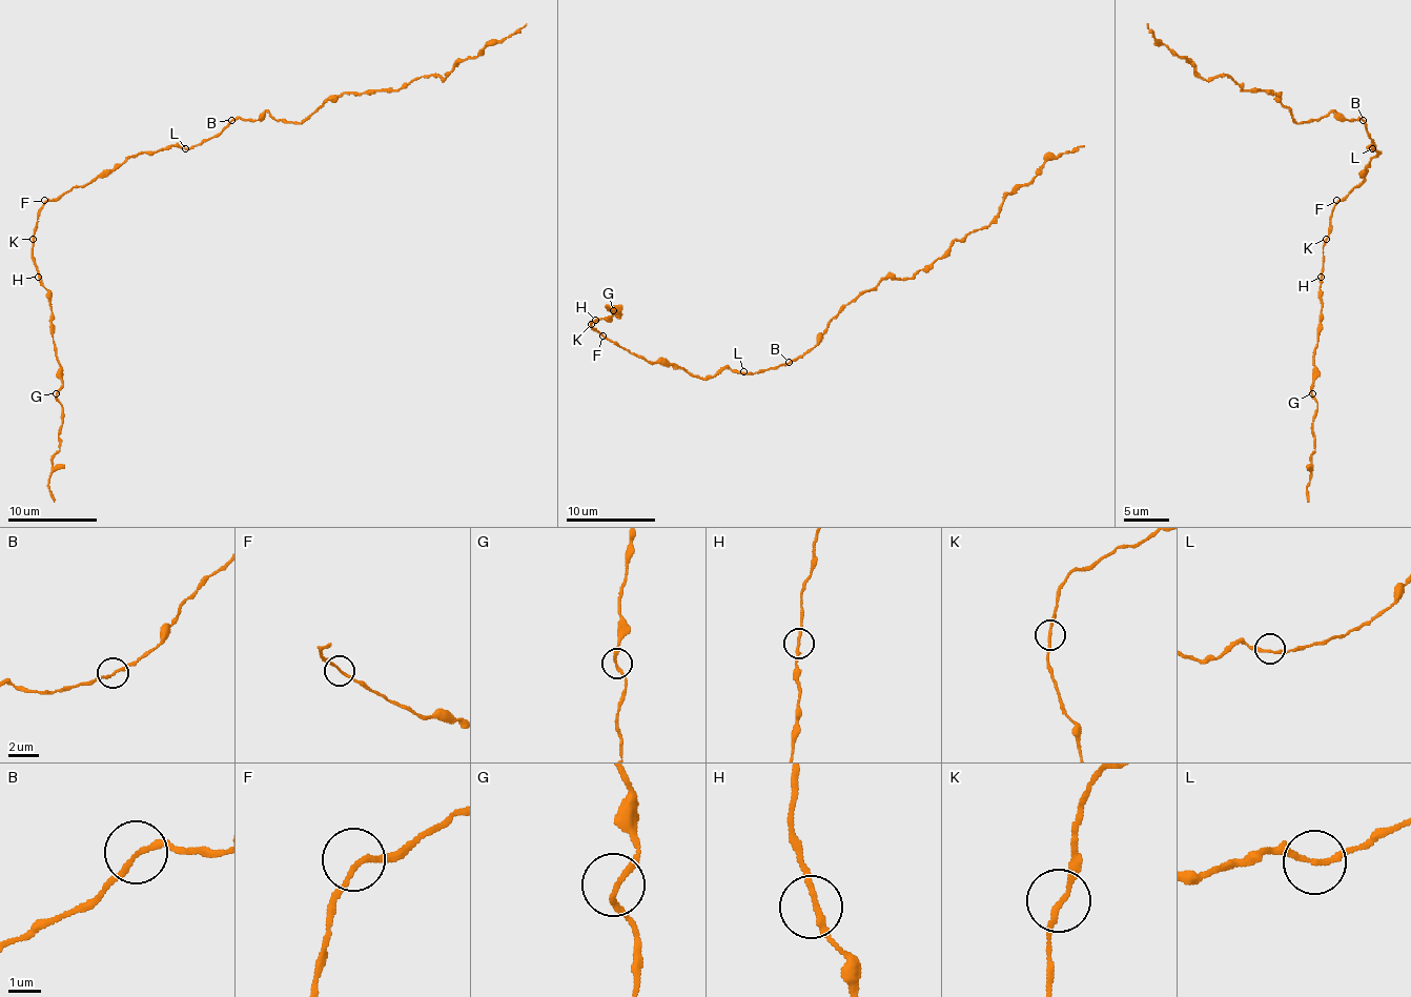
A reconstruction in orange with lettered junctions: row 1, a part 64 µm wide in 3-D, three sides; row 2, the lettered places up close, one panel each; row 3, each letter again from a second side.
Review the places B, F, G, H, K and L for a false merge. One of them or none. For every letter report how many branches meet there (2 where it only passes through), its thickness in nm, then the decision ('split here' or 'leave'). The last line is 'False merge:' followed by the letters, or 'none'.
B: 2 | 160 nm | leave
F: 2 | 150 nm | leave
G: 2 | 170 nm | leave
H: 2 | 170 nm | leave
K: 2 | 170 nm | leave
L: 2 | 160 nm | leave
False merge: none

